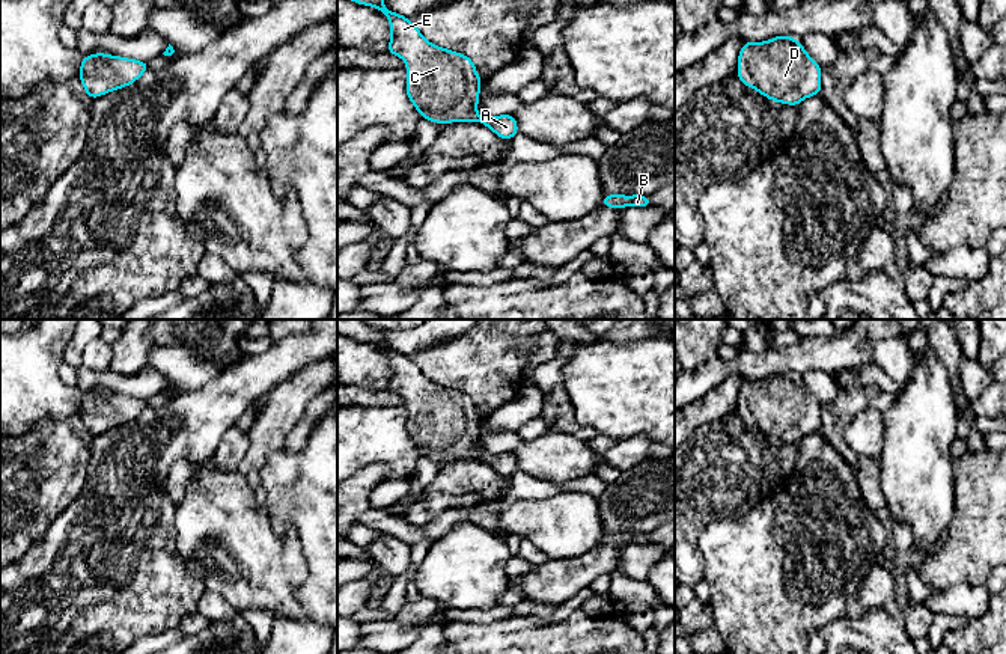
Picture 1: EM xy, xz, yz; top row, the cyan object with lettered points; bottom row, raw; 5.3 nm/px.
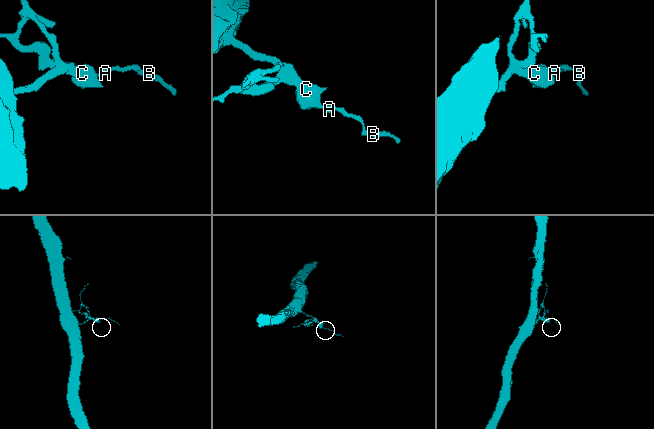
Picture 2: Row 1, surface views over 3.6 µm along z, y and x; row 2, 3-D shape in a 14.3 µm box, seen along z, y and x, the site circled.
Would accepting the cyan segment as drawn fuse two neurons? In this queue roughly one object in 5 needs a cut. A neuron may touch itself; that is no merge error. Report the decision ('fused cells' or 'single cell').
single cell

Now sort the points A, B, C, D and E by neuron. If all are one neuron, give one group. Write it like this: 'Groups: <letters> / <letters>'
Groups: A B C D E

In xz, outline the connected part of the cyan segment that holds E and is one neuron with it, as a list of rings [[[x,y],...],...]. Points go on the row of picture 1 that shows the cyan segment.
[[[354,0],[375,6],[392,26],[389,53],[407,63],[405,86],[420,118],[431,122],[480,122],[498,137],[511,140],[518,134],[512,115],[480,118],[476,112],[482,78],[470,57],[428,42],[408,18],[390,12],[383,0]]]

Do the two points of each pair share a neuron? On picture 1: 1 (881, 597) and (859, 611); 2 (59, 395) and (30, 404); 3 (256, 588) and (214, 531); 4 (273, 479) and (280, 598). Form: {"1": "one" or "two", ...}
{"1": "one", "2": "one", "3": "one", "4": "two"}

